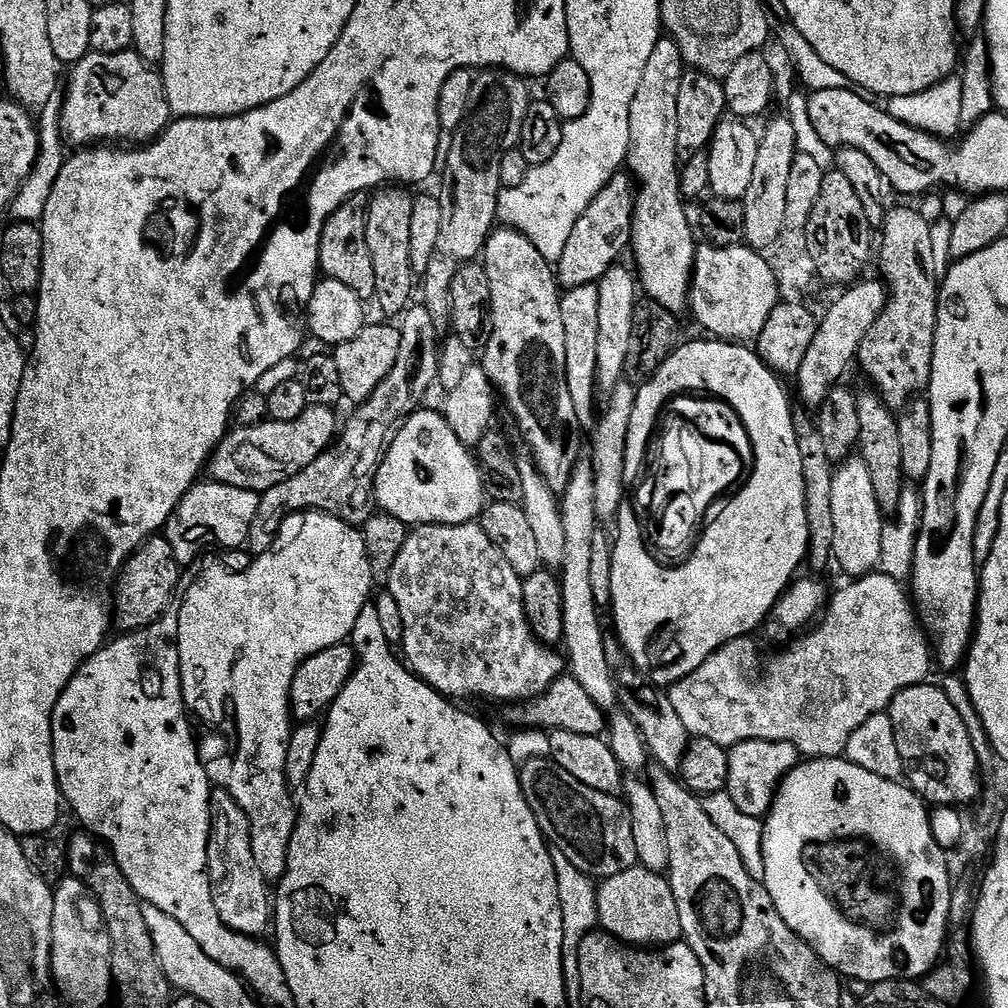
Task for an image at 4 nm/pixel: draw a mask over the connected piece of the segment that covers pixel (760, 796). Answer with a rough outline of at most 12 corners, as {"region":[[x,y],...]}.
{"region":[[790,742],[728,749],[728,797],[767,817],[801,760]]}

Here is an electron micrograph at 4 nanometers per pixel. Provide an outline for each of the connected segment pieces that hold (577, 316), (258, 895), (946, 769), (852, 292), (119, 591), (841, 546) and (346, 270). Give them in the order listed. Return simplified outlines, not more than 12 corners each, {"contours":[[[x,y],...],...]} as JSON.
{"contours":[[[598,290],[560,297],[566,386],[581,425],[596,408]],[[213,799],[208,877],[218,918],[239,936],[270,928],[270,888],[250,822]],[[915,684],[886,714],[907,787],[959,809],[982,795],[966,722]],[[861,279],[819,317],[794,377],[819,409],[853,367],[888,305],[883,279]],[[167,539],[147,540],[114,585],[121,633],[169,611],[180,584]],[[866,462],[834,472],[835,563],[877,571],[885,513]],[[352,196],[326,222],[320,271],[358,298],[376,295],[366,246],[369,197]]]}

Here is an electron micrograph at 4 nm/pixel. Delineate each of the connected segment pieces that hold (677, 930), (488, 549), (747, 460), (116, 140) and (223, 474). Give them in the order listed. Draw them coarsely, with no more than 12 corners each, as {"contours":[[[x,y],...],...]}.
{"contours":[[[664,878],[596,889],[599,927],[652,950],[683,937]],[[479,523],[409,531],[407,667],[516,706],[565,675]],[[705,388],[660,400],[625,489],[660,487],[668,432],[732,452],[744,474],[752,443],[734,406]],[[134,50],[91,51],[66,76],[76,150],[147,146],[173,119]],[[337,413],[229,431],[206,472],[264,493],[338,436]]]}

